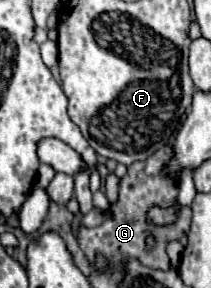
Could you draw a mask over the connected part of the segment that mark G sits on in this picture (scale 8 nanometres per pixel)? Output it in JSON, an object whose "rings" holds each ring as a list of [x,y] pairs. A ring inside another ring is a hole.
{"rings":[[[160,148],[158,152],[154,152],[154,156],[142,160],[142,162],[130,164],[126,176],[120,180],[118,204],[110,206],[108,218],[104,220],[104,224],[100,224],[96,228],[80,228],[78,242],[90,262],[94,260],[96,254],[104,254],[114,262],[120,262],[126,256],[134,256],[150,268],[160,268],[160,270],[170,268],[170,260],[168,260],[164,248],[166,248],[168,240],[180,240],[180,236],[184,232],[188,232],[190,218],[192,218],[190,208],[180,208],[178,220],[174,224],[170,224],[170,228],[154,228],[156,244],[154,244],[154,248],[146,248],[146,232],[150,232],[150,224],[146,224],[146,212],[154,204],[158,204],[158,208],[170,208],[170,204],[176,204],[176,194],[178,194],[176,182],[172,178],[164,178],[160,174],[162,166],[168,162],[170,156],[172,156],[170,148]]]}

